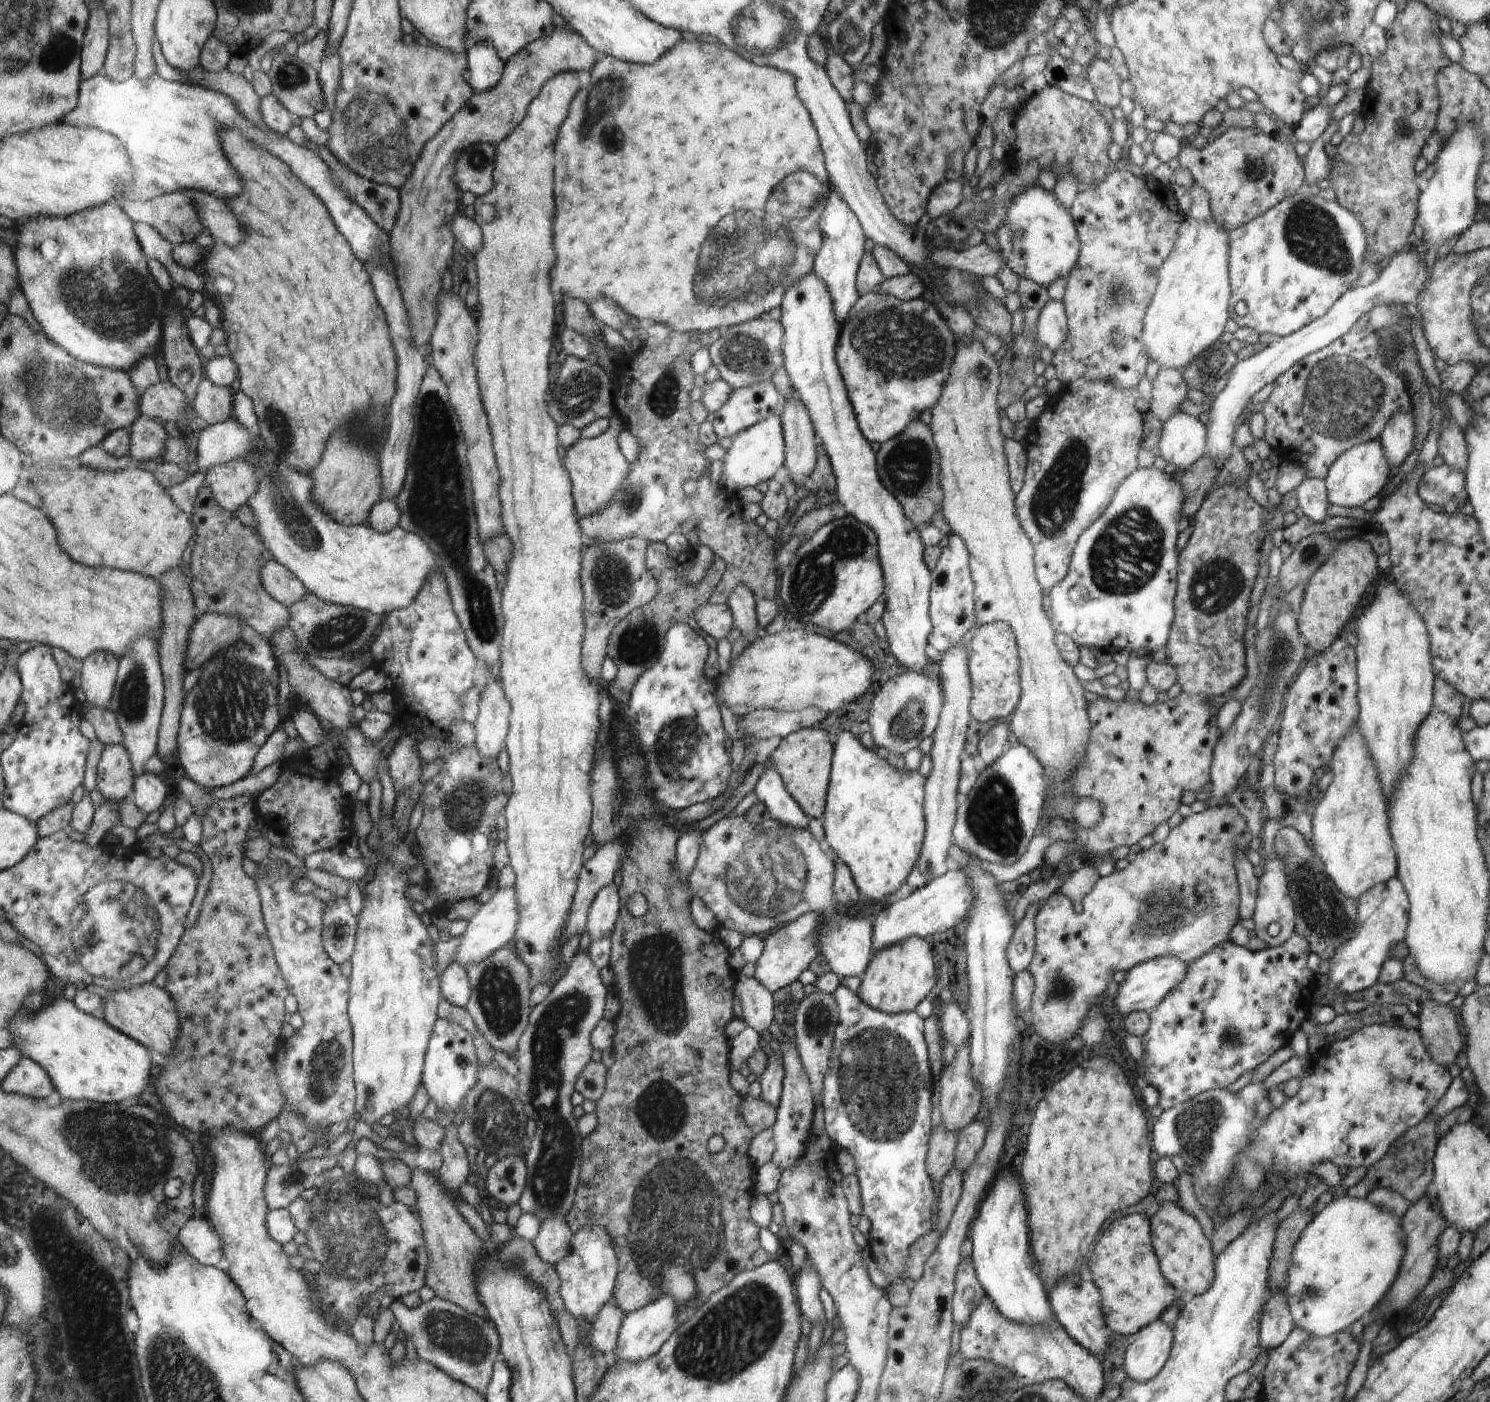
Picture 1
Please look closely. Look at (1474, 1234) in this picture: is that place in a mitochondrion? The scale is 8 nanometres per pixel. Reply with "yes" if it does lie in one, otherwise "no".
no

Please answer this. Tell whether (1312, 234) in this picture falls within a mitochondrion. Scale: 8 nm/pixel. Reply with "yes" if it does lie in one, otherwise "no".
yes

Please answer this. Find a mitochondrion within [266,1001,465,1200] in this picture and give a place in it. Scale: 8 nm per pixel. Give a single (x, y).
(328, 1064)

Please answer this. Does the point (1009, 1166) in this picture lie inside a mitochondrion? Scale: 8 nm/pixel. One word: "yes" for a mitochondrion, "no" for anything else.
no

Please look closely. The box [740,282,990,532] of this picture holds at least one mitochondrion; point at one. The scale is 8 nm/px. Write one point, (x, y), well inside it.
(898, 344)

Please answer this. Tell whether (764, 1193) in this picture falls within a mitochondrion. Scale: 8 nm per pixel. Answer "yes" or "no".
no

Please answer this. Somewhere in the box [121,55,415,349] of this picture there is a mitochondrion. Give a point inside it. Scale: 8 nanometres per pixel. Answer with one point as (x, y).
(289, 75)

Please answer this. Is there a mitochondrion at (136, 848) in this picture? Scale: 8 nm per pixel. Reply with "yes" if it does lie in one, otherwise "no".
no

